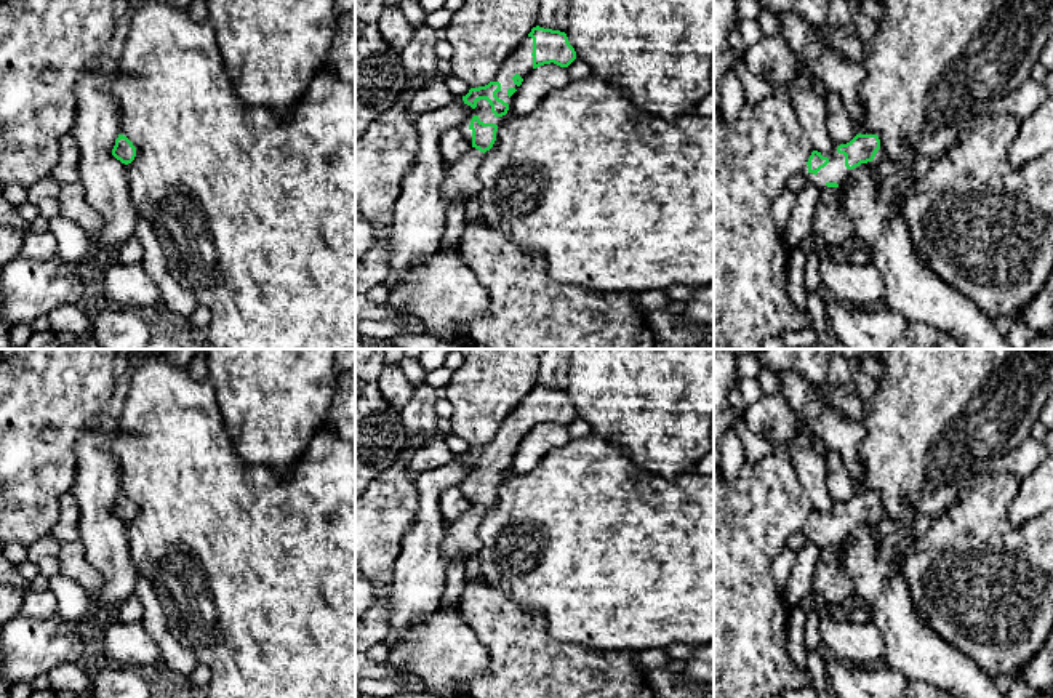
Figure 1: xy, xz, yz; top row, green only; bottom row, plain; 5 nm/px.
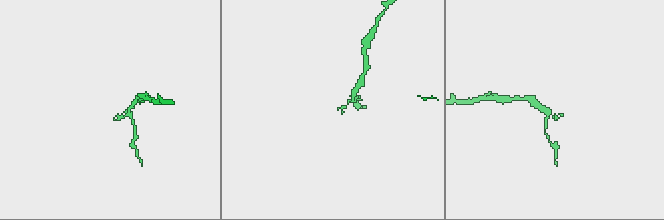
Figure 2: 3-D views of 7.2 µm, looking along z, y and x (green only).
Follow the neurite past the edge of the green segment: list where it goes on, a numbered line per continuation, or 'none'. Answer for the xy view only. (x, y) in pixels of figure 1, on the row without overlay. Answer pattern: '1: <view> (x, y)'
none

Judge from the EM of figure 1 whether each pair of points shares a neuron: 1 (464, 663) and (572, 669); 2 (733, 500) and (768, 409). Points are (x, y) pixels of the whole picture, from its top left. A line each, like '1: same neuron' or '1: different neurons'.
1: different neurons
2: different neurons

